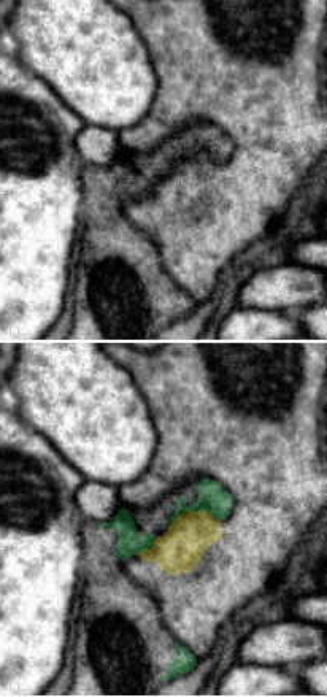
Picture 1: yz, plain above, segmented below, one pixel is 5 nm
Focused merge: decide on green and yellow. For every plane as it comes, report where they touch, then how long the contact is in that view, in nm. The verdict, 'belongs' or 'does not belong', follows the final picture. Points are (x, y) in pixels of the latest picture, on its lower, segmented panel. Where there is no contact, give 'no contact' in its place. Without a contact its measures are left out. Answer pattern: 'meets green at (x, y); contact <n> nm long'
meets green at (194, 510); contact 260 nm long

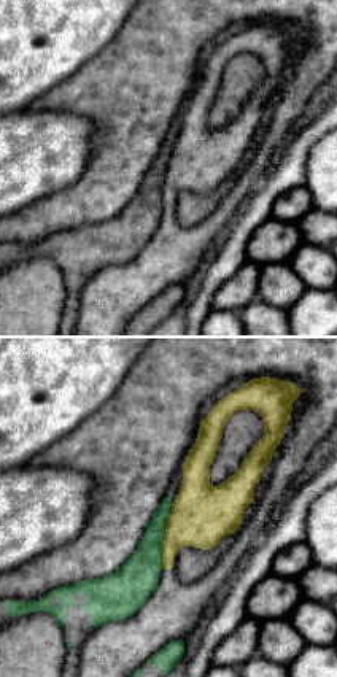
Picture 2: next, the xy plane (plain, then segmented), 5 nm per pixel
meets green at (164, 534); contact 340 nm long

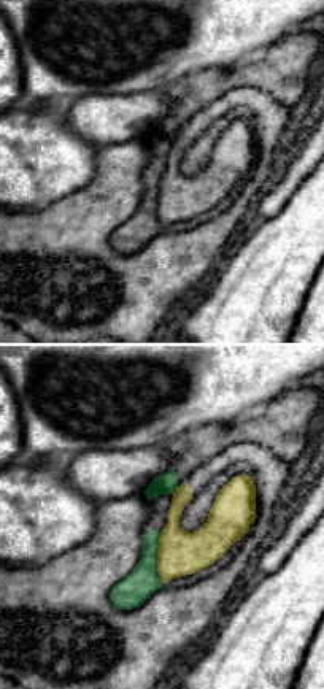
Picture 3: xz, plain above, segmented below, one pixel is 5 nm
meets green at (156, 558); contact 260 nm long

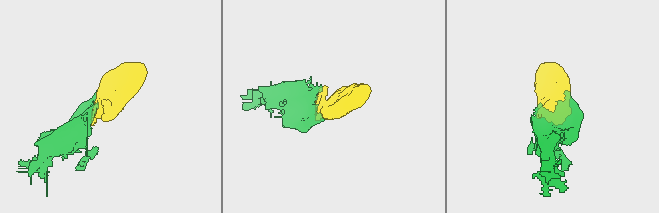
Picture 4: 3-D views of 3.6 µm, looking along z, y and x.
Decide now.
does not belong

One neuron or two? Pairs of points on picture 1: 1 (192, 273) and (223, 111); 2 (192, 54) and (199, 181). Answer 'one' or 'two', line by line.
1: one
2: one

